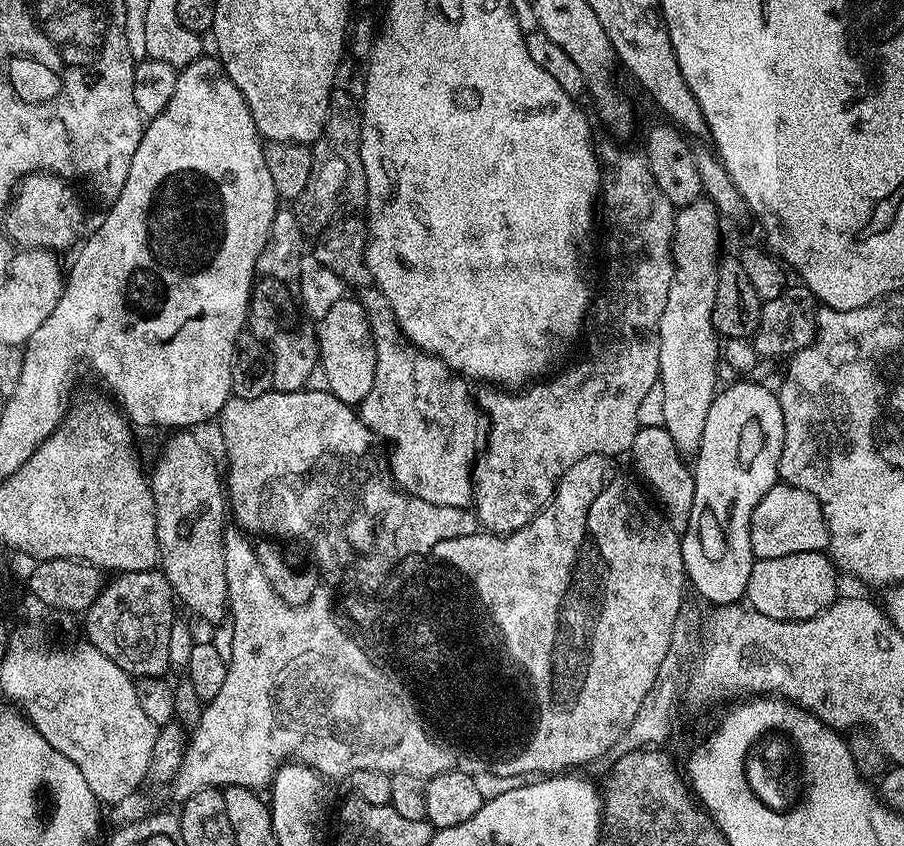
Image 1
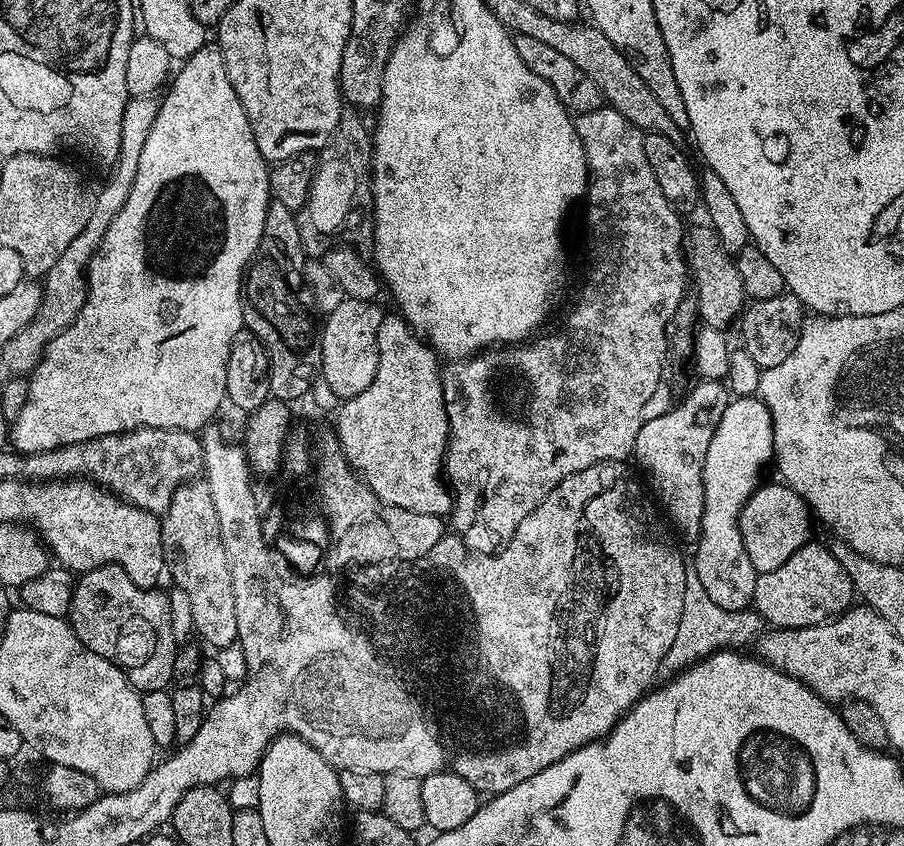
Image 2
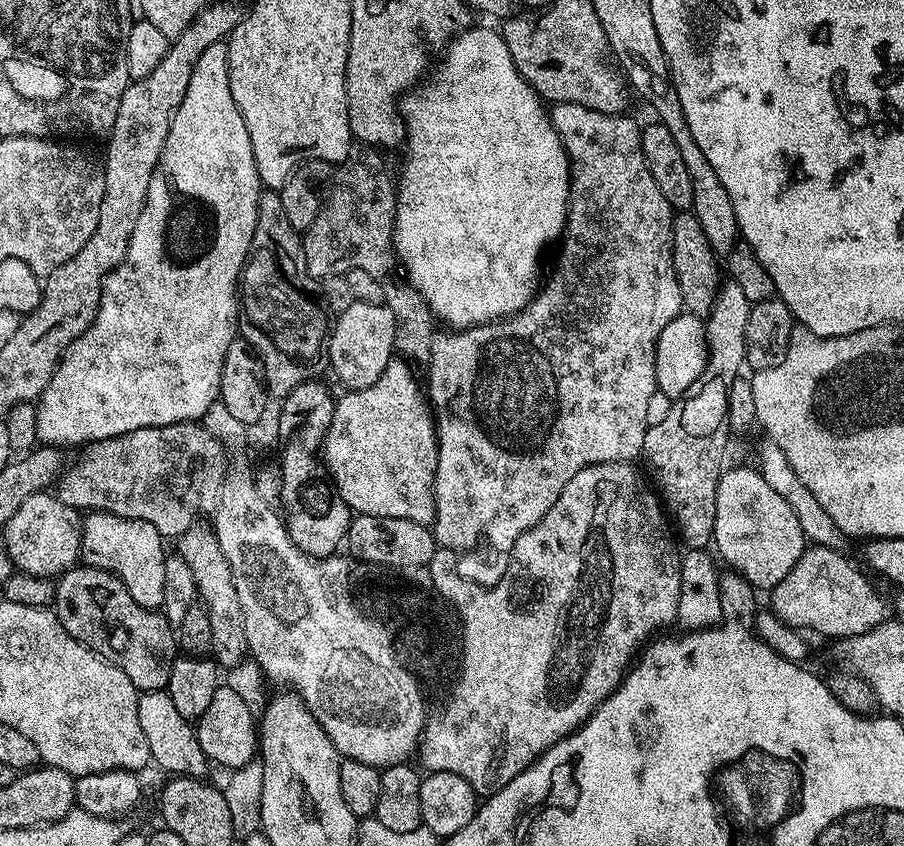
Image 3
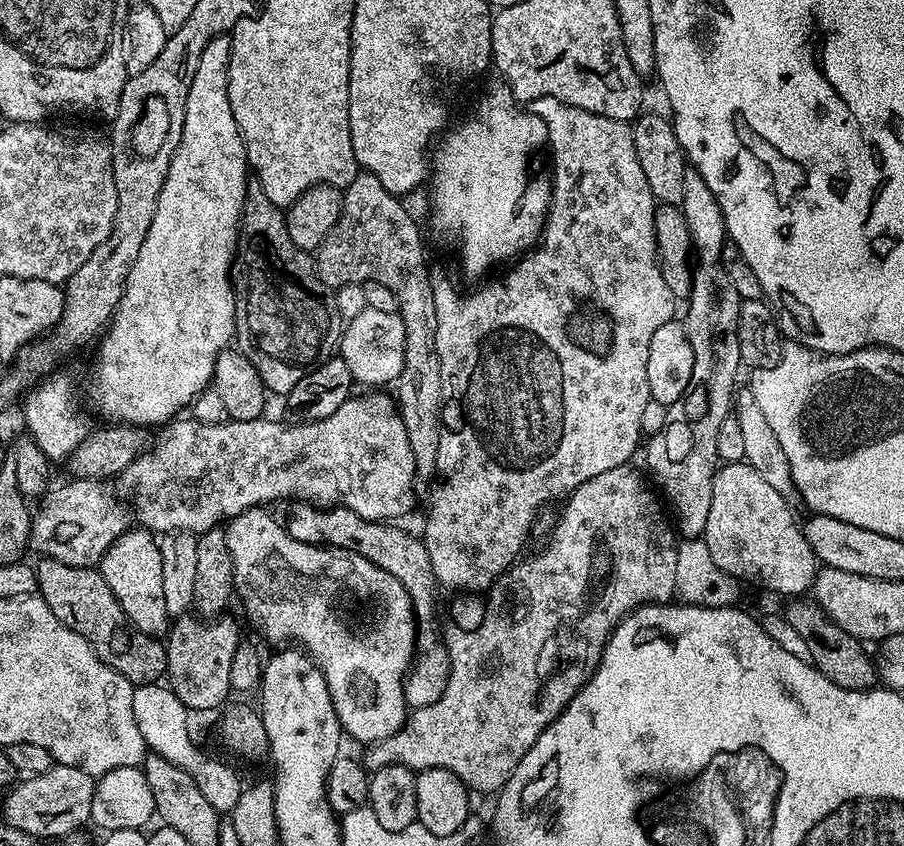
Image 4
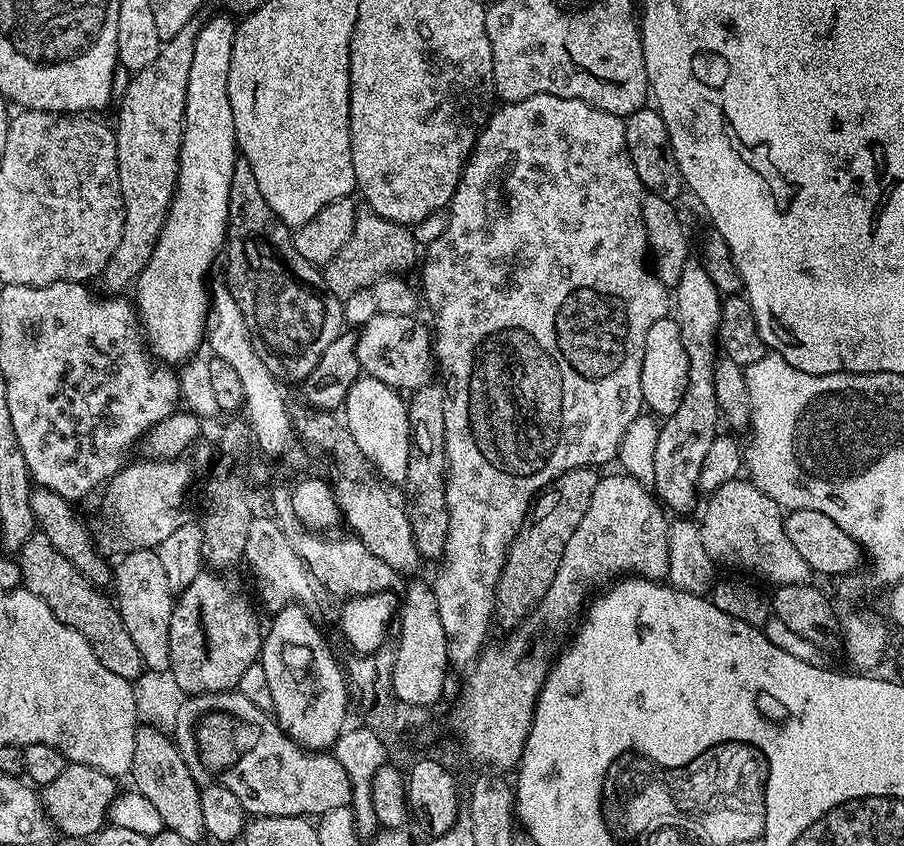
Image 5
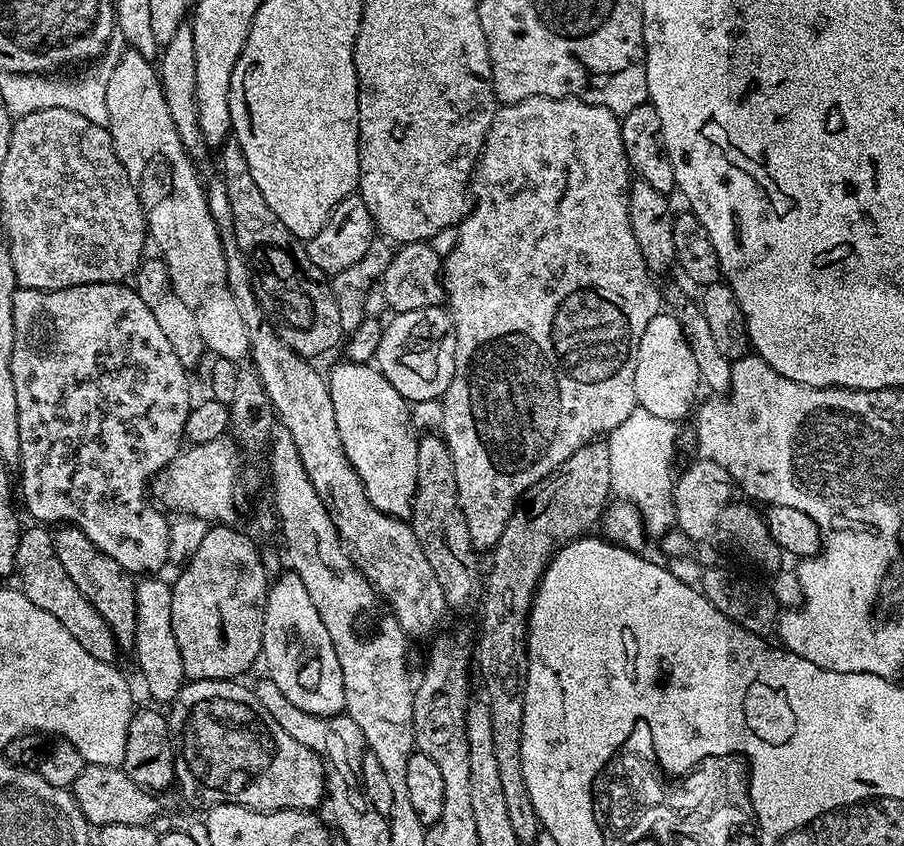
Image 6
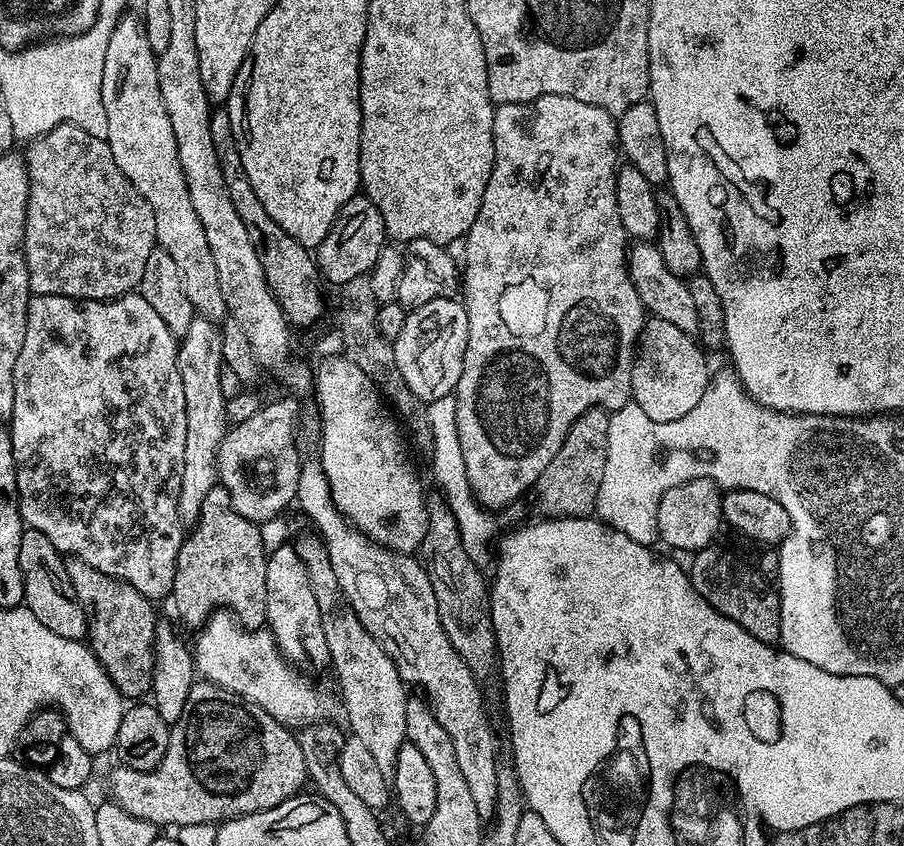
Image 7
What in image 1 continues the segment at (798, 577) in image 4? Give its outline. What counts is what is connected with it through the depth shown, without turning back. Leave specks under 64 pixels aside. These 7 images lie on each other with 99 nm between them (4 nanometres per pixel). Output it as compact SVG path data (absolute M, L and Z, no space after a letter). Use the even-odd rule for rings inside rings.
M777 482L764 495L762 502L754 506L754 514L750 518L750 546L756 560L786 558L786 554L824 552L831 543L828 519L824 517L818 498L814 498L810 490Z

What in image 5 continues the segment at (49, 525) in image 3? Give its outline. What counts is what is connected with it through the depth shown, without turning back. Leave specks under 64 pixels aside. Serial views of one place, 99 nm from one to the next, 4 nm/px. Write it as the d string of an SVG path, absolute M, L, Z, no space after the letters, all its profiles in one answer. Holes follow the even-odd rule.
M187 459L149 460L129 462L118 475L113 476L103 489L104 529L98 532L98 540L109 553L123 554L135 548L156 550L160 543L178 527L190 520L184 509L184 499L192 484L192 468Z

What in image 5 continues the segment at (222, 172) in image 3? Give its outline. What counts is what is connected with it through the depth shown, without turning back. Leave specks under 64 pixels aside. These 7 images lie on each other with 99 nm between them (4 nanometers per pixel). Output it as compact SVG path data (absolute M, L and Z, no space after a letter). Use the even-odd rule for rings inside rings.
M231 15L216 16L213 20L204 20L200 25L200 33L194 42L194 62L190 65L190 82L186 86L186 106L184 107L184 137L180 143L180 169L176 179L176 195L172 197L172 205L168 208L168 216L162 226L162 234L154 246L154 254L150 254L150 262L141 270L140 277L134 285L136 300L134 307L138 313L138 319L142 329L142 335L146 341L146 347L157 361L168 366L180 366L197 355L196 348L205 343L206 325L208 322L208 306L210 303L210 288L206 281L209 279L208 271L216 260L216 255L221 255L226 244L228 235L228 211L230 210L230 178L234 178L234 166L238 159L236 147L236 131L234 130L234 110L230 110L230 94L228 93L228 79L230 78L230 54L234 50L234 34L236 33L237 21Z

